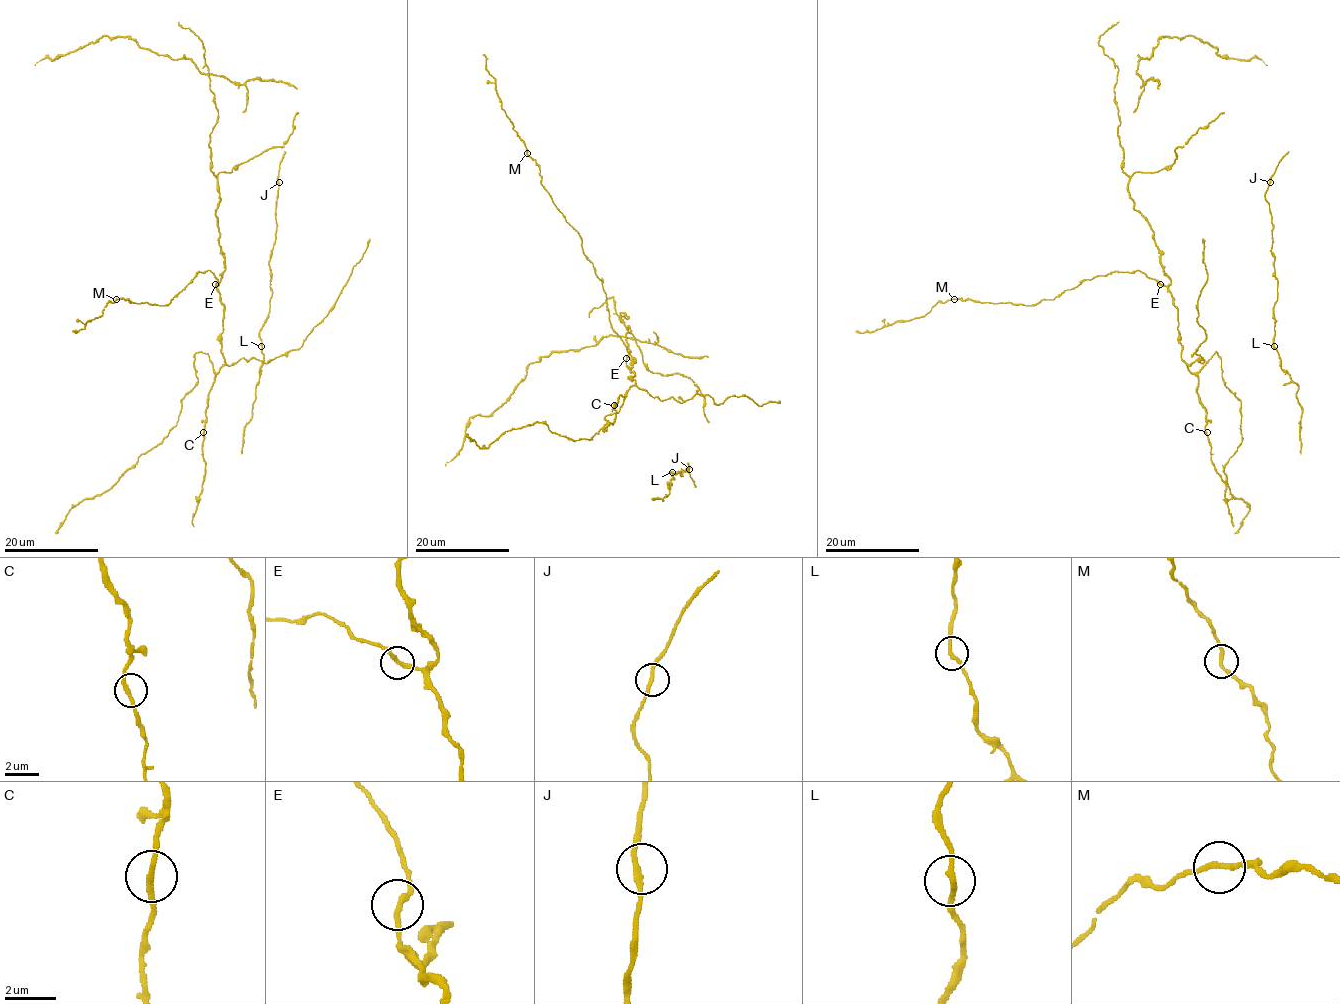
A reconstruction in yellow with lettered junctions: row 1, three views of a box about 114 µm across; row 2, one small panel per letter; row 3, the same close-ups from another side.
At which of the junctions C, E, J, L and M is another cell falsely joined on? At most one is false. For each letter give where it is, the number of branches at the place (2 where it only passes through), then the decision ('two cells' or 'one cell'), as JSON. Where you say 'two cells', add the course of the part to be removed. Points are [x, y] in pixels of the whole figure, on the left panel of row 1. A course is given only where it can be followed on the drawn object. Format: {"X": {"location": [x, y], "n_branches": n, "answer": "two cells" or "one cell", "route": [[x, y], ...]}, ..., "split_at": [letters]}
{"C": {"location": [203, 432], "n_branches": 2, "answer": "one cell"}, "E": {"location": [215, 284], "n_branches": 2, "answer": "one cell"}, "J": {"location": [279, 182], "n_branches": 2, "answer": "one cell"}, "L": {"location": [261, 346], "n_branches": 2, "answer": "one cell"}, "M": {"location": [116, 299], "n_branches": 2, "answer": "one cell"}, "split_at": []}

